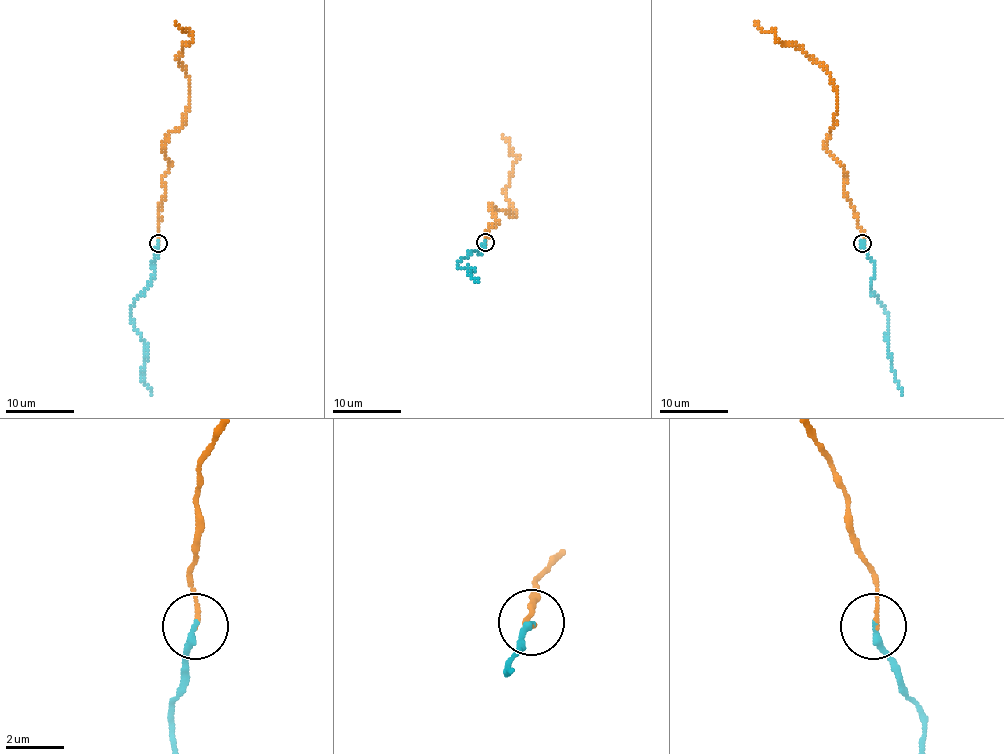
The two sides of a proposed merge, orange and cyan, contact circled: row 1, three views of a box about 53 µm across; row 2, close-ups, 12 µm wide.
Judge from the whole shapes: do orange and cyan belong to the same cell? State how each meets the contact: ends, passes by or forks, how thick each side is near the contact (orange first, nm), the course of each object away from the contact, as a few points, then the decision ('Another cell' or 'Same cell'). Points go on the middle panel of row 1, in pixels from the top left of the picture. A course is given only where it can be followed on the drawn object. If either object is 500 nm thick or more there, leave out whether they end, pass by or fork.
At the ring orange ends. At the ring cyan ends. Thickness 120 nm (orange) against 220 nm. Course of orange: (486, 242), (489, 226), (496, 219), (491, 207), (505, 209), (517, 218), (505, 195), (518, 156), (501, 135). Course of cyan: (486, 242), (481, 254), (476, 250), (457, 266), (474, 269), (469, 274), (477, 283). Same cell

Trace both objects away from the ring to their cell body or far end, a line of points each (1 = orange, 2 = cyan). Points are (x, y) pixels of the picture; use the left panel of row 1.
1: (159, 242), (162, 175), (169, 163), (166, 137), (183, 125), (190, 89), (178, 62), (191, 34), (174, 22)
2: (159, 243), (154, 279), (130, 310), (131, 322), (147, 348), (142, 379), (150, 394)

